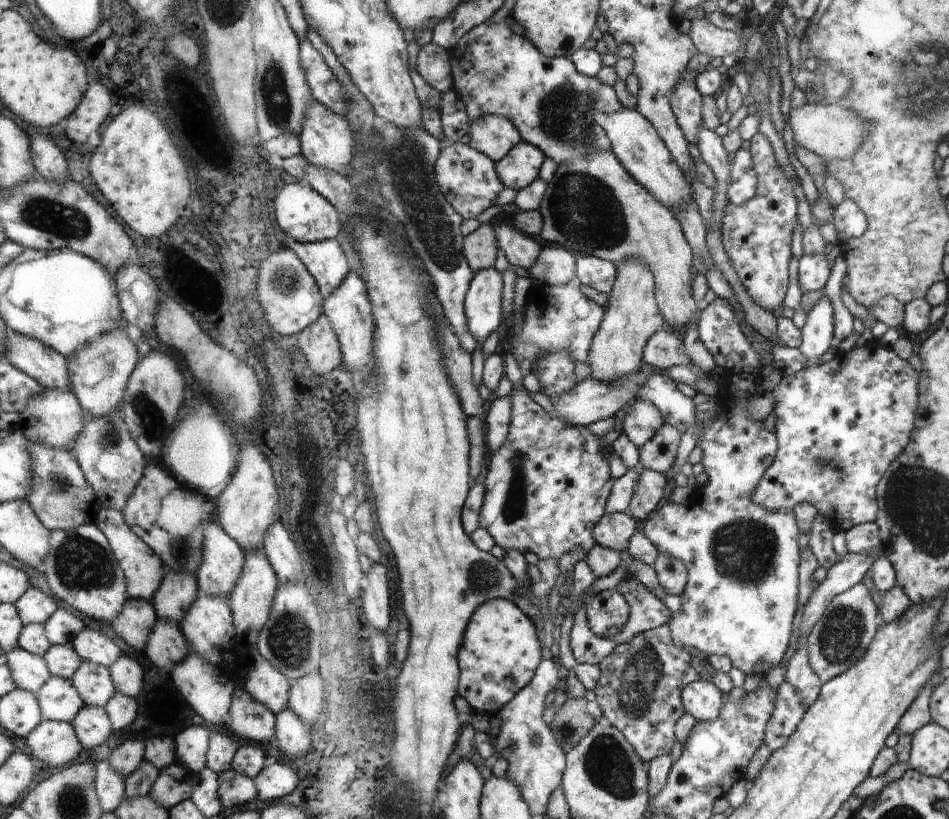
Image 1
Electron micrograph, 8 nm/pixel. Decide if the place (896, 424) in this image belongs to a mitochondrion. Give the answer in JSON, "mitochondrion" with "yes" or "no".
{"mitochondrion":"no"}

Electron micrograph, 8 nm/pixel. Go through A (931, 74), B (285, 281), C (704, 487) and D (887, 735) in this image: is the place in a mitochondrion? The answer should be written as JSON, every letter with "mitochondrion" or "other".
{"A":"mitochondrion","B":"mitochondrion","C":"other","D":"other"}

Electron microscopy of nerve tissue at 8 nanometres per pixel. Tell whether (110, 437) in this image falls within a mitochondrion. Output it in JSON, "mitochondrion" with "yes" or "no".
{"mitochondrion":"yes"}

